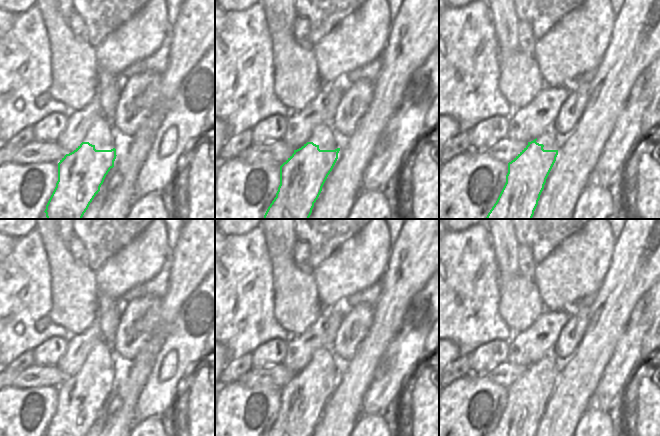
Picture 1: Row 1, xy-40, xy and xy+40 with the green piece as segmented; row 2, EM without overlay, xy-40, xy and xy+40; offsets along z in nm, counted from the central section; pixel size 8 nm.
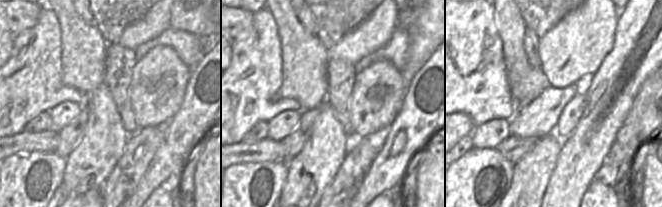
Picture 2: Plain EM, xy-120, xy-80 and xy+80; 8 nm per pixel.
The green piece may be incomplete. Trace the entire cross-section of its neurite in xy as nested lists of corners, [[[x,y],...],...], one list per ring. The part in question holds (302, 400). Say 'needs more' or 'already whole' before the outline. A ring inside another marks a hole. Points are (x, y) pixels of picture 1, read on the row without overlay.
already whole | [[[307,366],[280,390],[280,409],[266,436],[312,436],[340,372],[320,374]]]

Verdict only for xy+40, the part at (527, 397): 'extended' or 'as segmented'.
as segmented

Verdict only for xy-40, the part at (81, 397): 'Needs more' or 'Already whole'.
Already whole.

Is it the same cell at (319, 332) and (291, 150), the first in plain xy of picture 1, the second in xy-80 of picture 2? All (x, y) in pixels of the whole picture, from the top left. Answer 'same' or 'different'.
same

